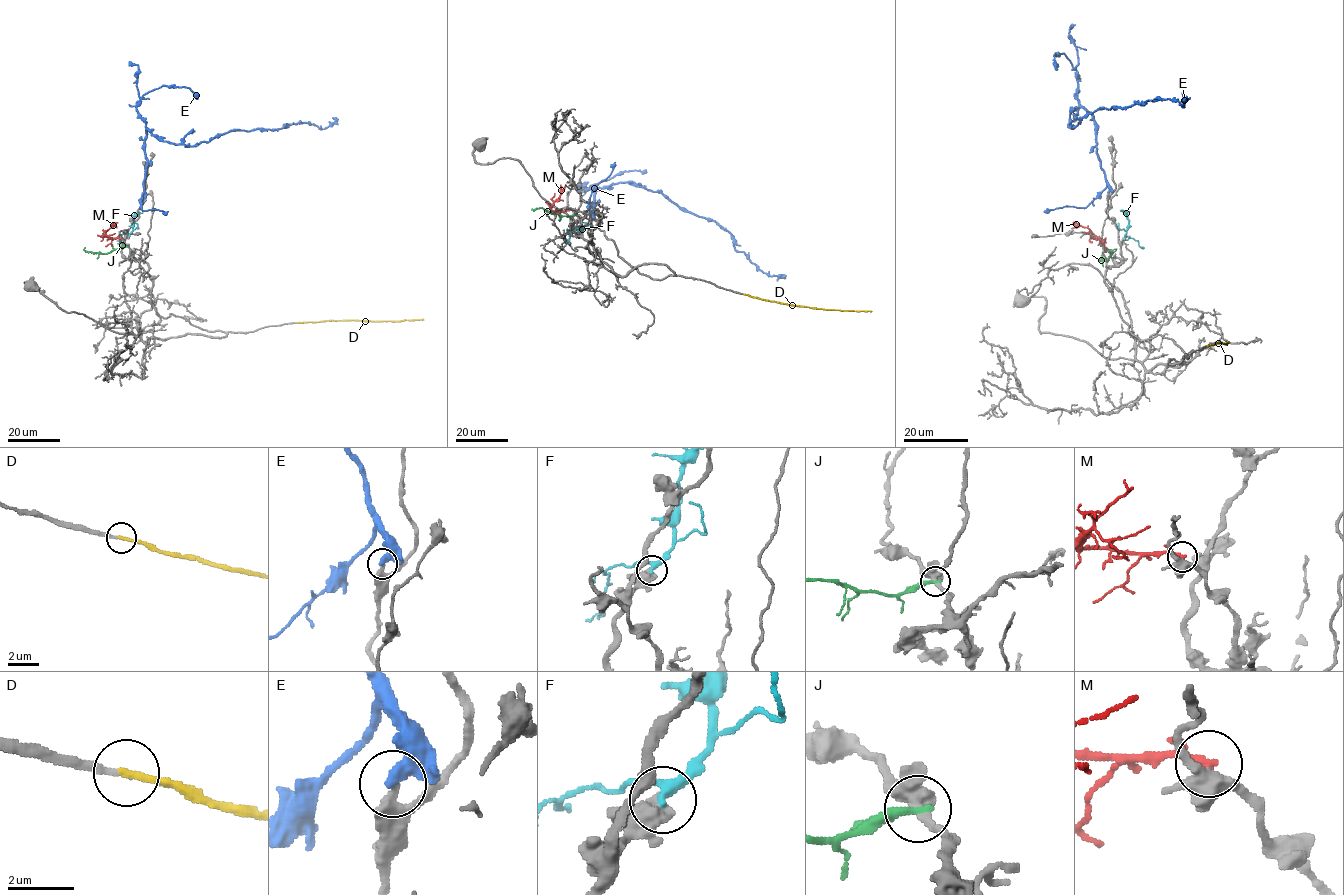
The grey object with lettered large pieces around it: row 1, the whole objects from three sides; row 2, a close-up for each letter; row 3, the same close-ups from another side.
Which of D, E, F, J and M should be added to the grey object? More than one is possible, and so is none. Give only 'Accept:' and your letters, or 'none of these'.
Accept: D

